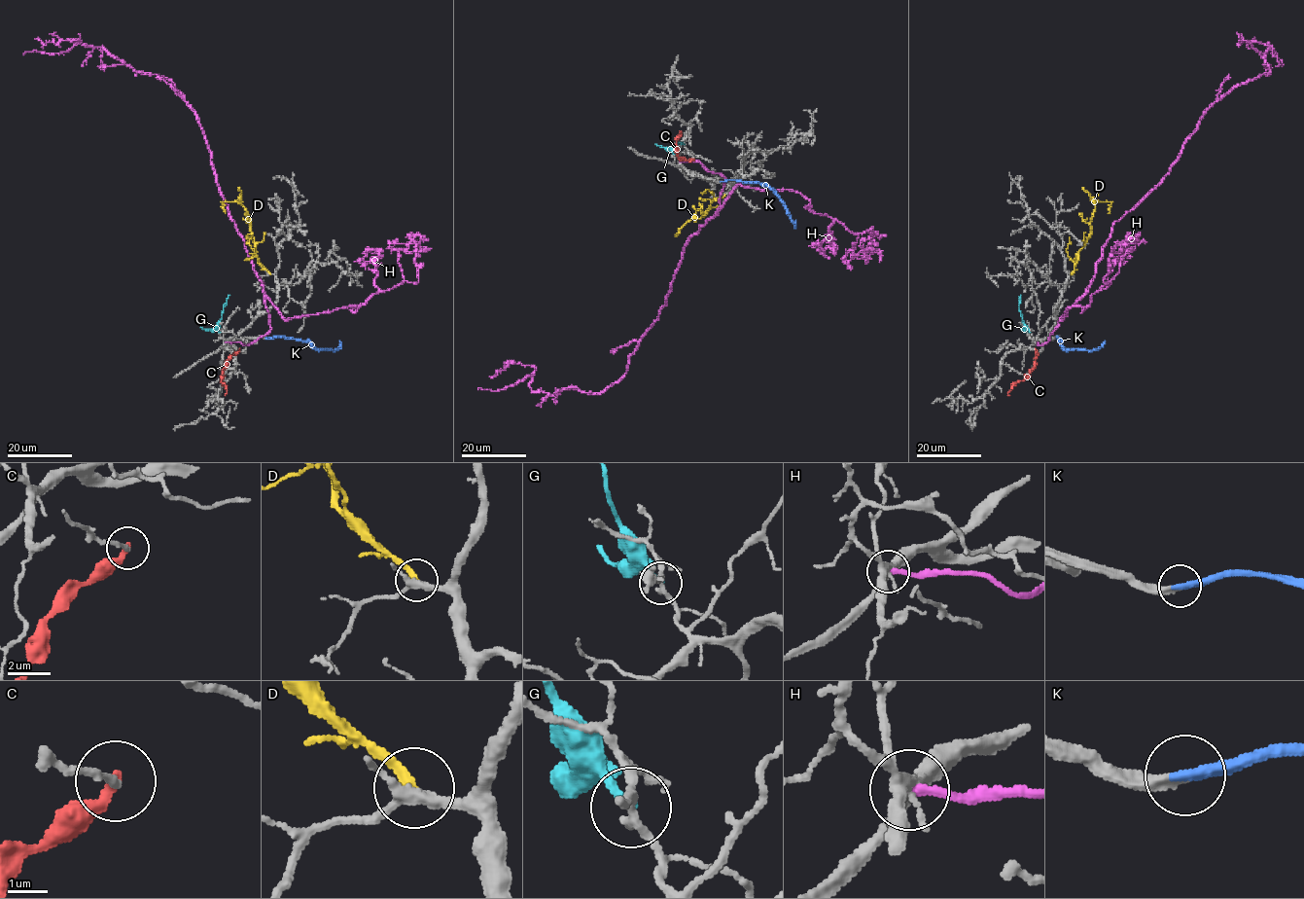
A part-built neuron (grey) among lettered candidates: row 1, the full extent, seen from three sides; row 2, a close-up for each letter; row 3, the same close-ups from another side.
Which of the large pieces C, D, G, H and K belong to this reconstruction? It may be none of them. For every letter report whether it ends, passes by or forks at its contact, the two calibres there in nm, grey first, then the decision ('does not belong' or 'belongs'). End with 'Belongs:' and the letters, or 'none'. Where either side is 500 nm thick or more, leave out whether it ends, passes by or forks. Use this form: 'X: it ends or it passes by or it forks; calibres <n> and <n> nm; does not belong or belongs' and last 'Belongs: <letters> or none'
C: it ends; calibres 180 and 260 nm; does not belong
D: it ends; calibres 280 and 260 nm; belongs
G: it ends; calibres 190 and 240 nm; does not belong
H: it ends; calibres 320 and 280 nm; does not belong
K: it ends; calibres 340 and 340 nm; belongs
Belongs: D, K

